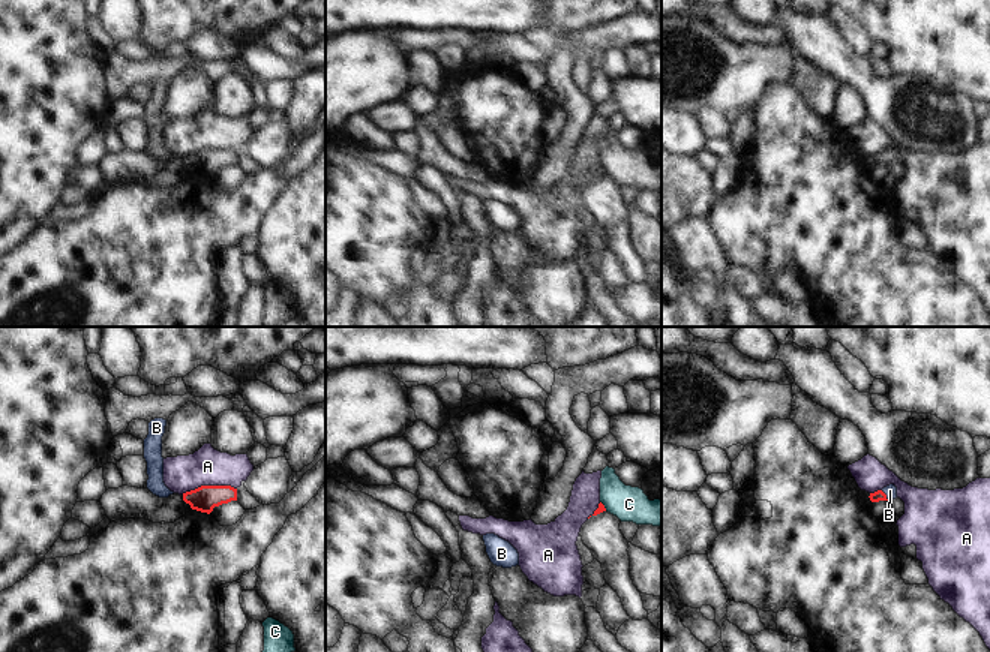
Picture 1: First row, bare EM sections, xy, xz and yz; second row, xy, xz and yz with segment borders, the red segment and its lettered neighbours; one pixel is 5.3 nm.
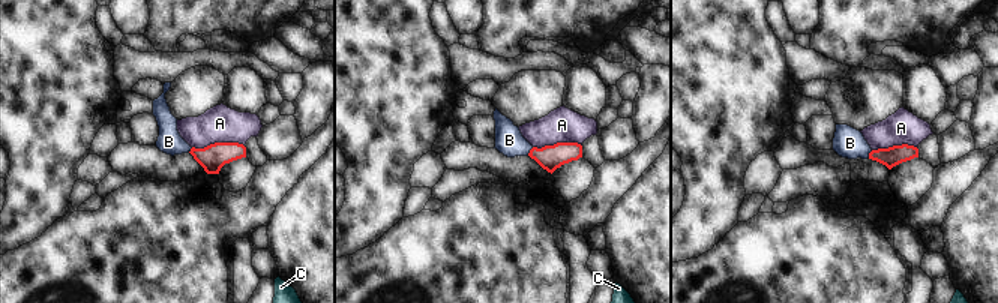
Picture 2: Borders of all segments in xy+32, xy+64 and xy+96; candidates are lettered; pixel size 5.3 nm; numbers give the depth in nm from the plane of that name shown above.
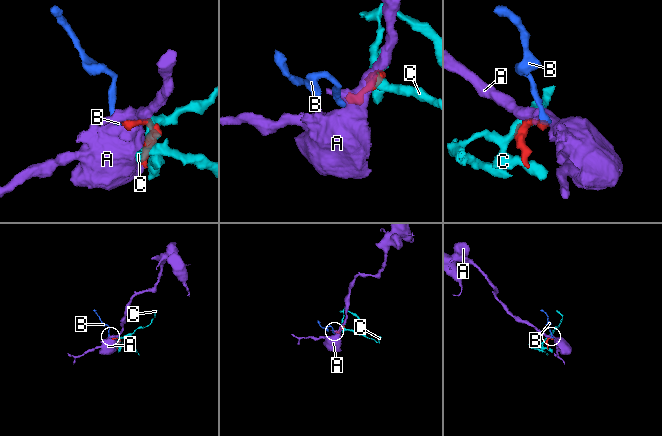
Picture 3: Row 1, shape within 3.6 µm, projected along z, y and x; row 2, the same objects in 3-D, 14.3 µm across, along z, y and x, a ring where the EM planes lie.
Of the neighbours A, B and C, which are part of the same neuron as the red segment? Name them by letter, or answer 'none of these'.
B

